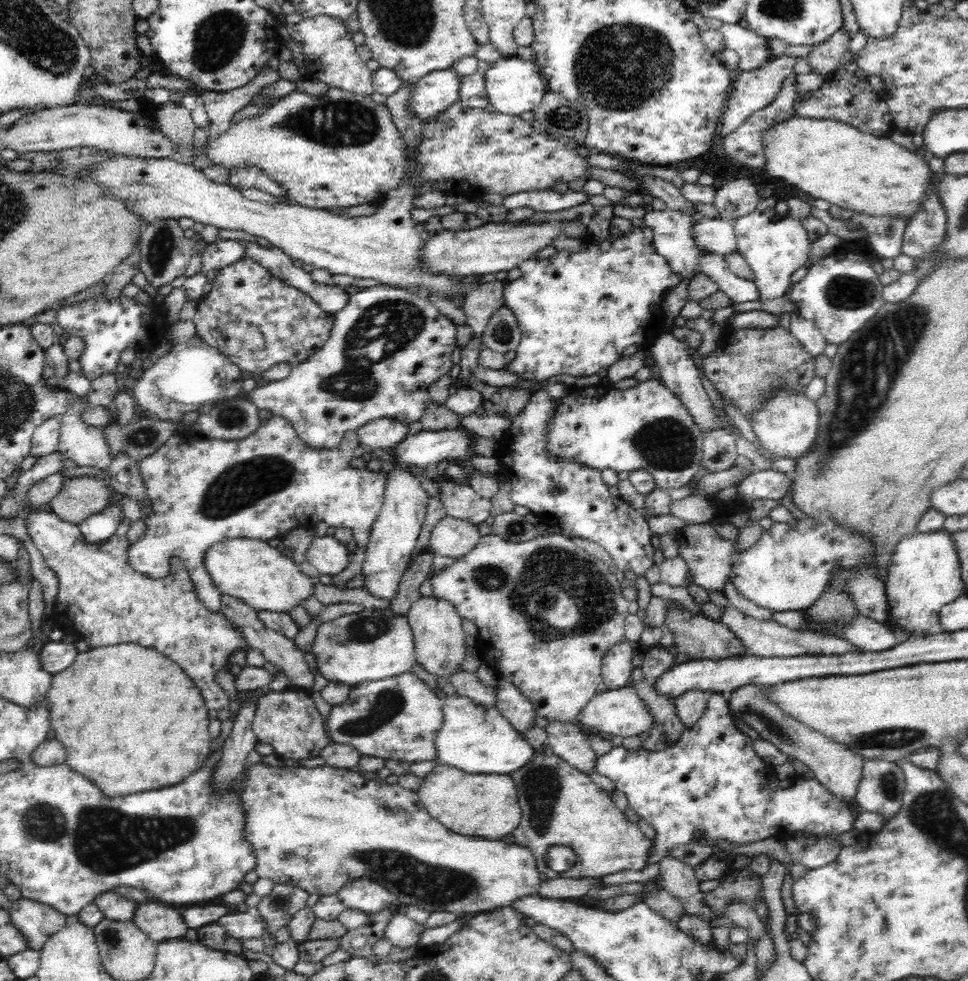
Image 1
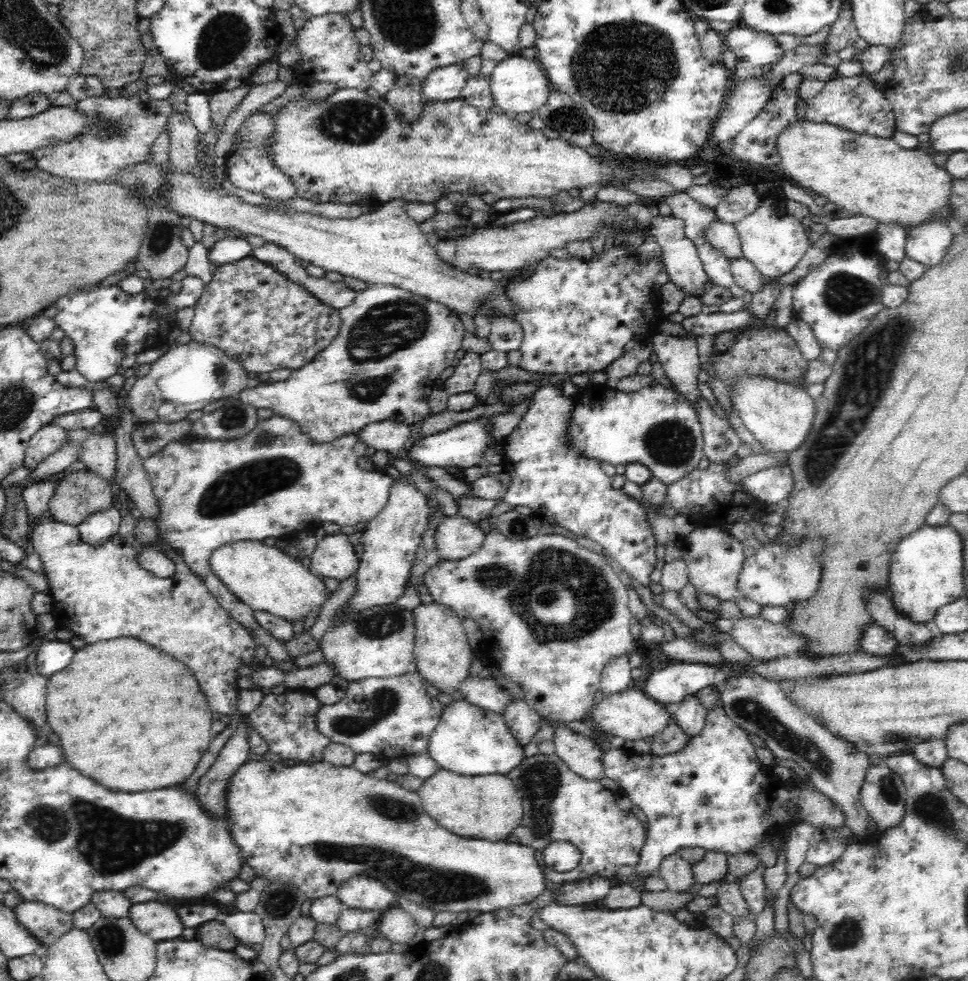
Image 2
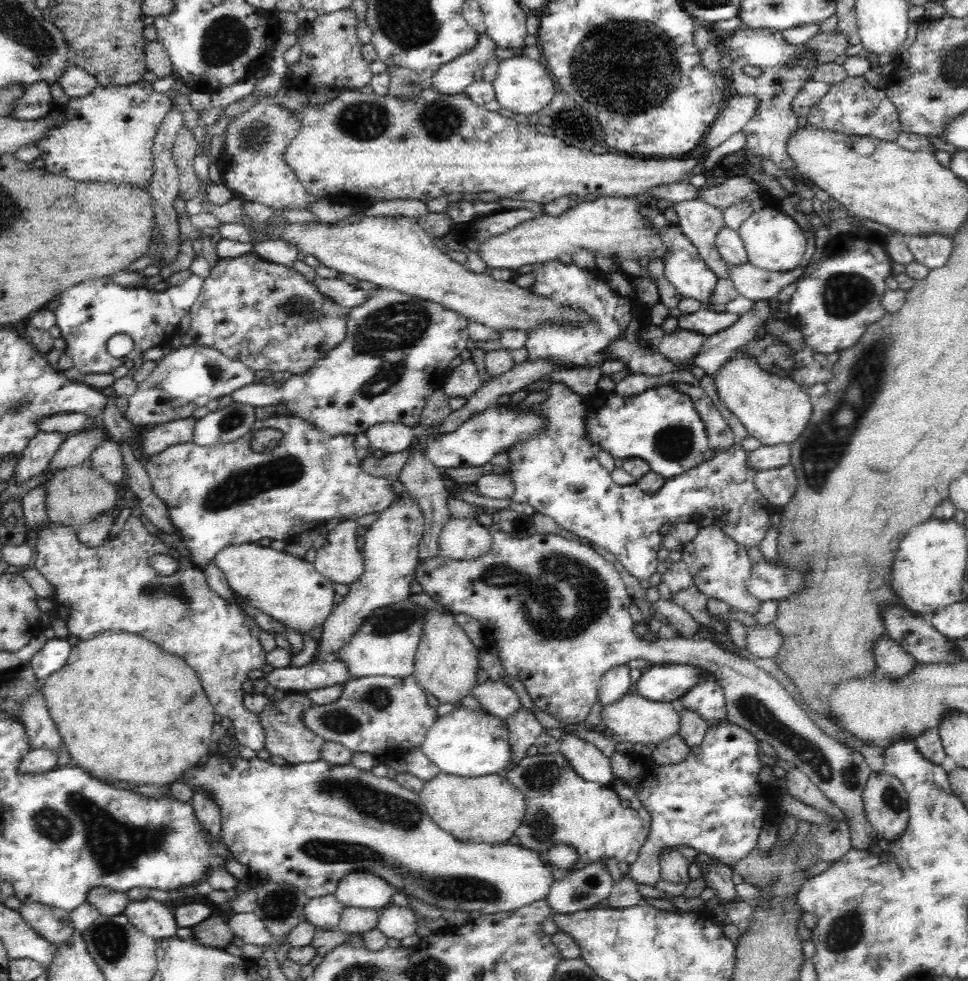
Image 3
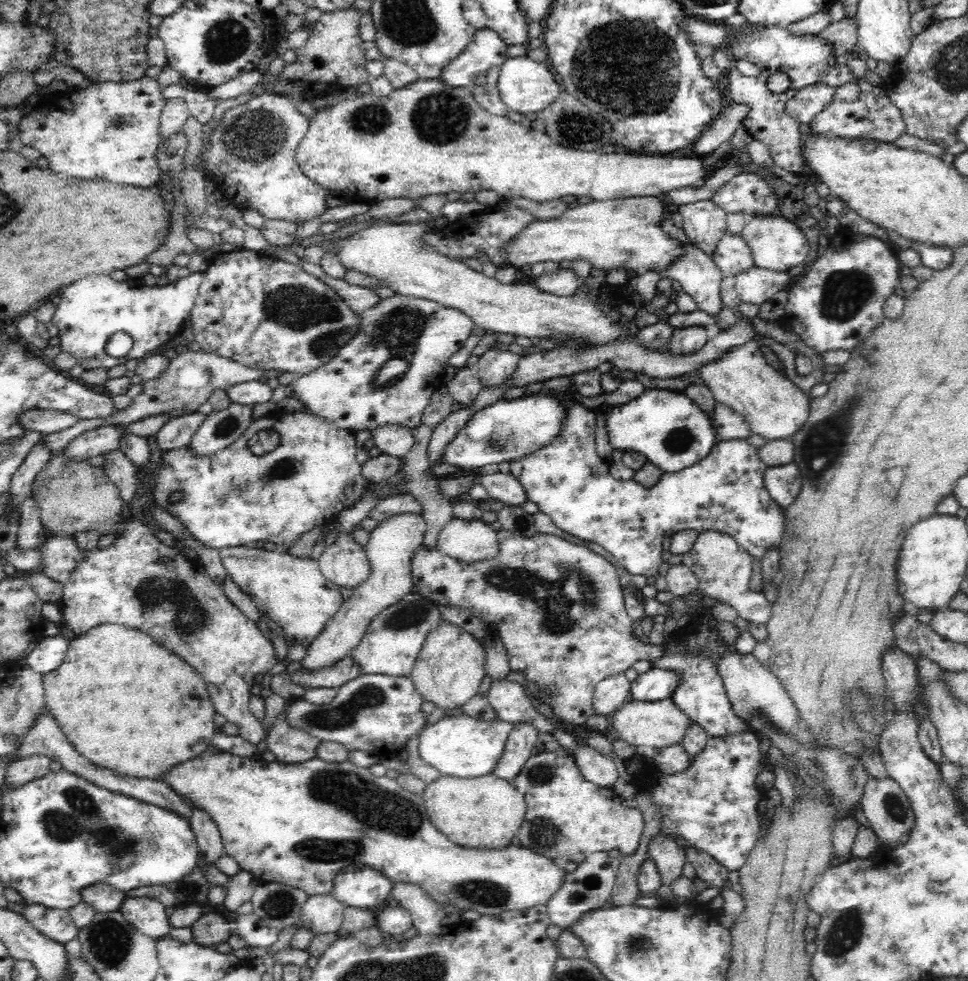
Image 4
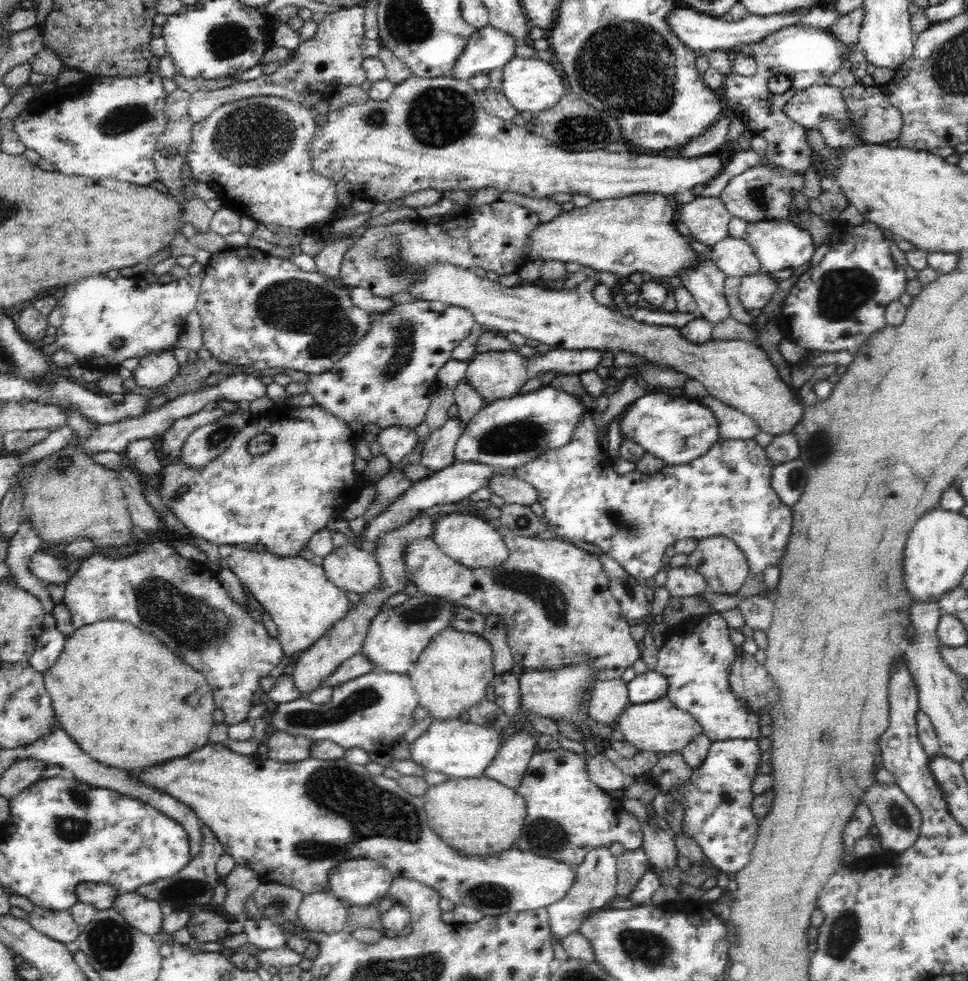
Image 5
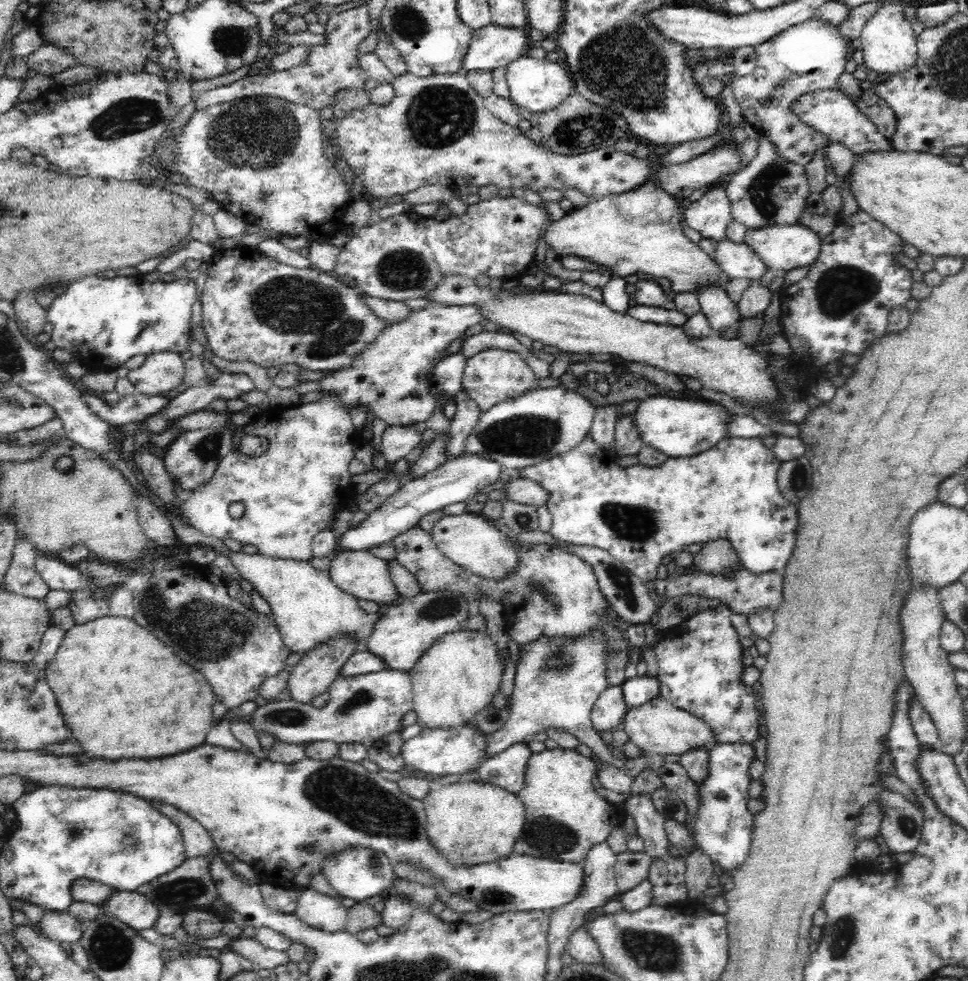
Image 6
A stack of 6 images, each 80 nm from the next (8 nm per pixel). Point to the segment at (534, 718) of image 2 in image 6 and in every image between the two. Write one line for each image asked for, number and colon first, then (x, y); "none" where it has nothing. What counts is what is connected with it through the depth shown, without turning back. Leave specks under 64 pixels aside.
3: (524, 727)
4: (522, 740)
5: (508, 766)
6: (506, 769)

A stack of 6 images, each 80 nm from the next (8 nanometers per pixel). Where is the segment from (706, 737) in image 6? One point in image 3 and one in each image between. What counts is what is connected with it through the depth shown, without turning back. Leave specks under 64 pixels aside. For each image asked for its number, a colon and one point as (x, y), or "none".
3: (636, 719)
4: (659, 724)
5: (658, 726)

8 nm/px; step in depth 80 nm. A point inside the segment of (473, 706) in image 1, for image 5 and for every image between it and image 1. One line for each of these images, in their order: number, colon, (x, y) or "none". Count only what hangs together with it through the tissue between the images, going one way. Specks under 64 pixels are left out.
2: (469, 740)
3: (466, 743)
4: (457, 745)
5: (458, 748)

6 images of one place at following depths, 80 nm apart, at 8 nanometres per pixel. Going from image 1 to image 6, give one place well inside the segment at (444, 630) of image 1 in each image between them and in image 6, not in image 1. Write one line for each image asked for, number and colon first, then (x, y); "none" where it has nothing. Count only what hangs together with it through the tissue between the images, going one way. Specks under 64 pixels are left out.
2: (443, 655)
3: (446, 665)
4: (448, 671)
5: (451, 674)
6: (457, 677)

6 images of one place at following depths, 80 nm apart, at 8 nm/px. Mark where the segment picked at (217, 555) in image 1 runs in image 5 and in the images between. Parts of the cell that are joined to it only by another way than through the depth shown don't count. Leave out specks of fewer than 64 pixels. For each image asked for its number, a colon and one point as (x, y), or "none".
2: (265, 578)
3: (289, 589)
4: (292, 591)
5: (304, 604)

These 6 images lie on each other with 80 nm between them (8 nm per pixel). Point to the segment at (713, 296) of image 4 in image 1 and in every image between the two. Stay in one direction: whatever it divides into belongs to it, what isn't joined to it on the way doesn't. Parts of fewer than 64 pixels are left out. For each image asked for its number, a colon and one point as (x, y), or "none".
1: (672, 237)
2: (681, 260)
3: (683, 267)

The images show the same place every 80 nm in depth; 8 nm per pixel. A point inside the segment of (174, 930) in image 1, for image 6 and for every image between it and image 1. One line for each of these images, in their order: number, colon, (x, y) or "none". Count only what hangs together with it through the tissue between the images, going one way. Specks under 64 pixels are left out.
2: (158, 920)
3: (151, 917)
4: (148, 915)
5: (144, 914)
6: (136, 910)

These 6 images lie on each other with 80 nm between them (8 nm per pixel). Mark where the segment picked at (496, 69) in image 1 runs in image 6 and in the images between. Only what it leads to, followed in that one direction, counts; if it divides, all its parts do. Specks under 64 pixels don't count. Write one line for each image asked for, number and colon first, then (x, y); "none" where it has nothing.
2: (518, 84)
3: (523, 86)
4: (525, 85)
5: (531, 85)
6: (537, 85)

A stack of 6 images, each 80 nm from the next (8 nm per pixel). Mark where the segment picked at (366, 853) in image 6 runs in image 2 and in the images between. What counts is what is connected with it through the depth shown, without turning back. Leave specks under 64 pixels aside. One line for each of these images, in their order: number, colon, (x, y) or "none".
2: (365, 893)
3: (357, 890)
4: (366, 888)
5: (359, 882)

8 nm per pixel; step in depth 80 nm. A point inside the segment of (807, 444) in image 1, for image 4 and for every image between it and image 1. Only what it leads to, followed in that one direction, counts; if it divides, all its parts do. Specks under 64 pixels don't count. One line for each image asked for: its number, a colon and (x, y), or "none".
2: (779, 415)
3: (775, 410)
4: (774, 408)

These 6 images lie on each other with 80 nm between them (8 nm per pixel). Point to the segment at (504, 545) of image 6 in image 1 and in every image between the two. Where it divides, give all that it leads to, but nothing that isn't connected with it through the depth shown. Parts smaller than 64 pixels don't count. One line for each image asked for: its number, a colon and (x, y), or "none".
1: (454, 537)
2: (457, 537)
3: (461, 538)
4: (467, 541)
5: (472, 541)

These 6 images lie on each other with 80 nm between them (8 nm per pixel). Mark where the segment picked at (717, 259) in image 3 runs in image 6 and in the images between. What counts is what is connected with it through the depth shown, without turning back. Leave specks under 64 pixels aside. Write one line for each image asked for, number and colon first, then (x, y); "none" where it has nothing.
4: (704, 222)
5: (707, 218)
6: (710, 215)

